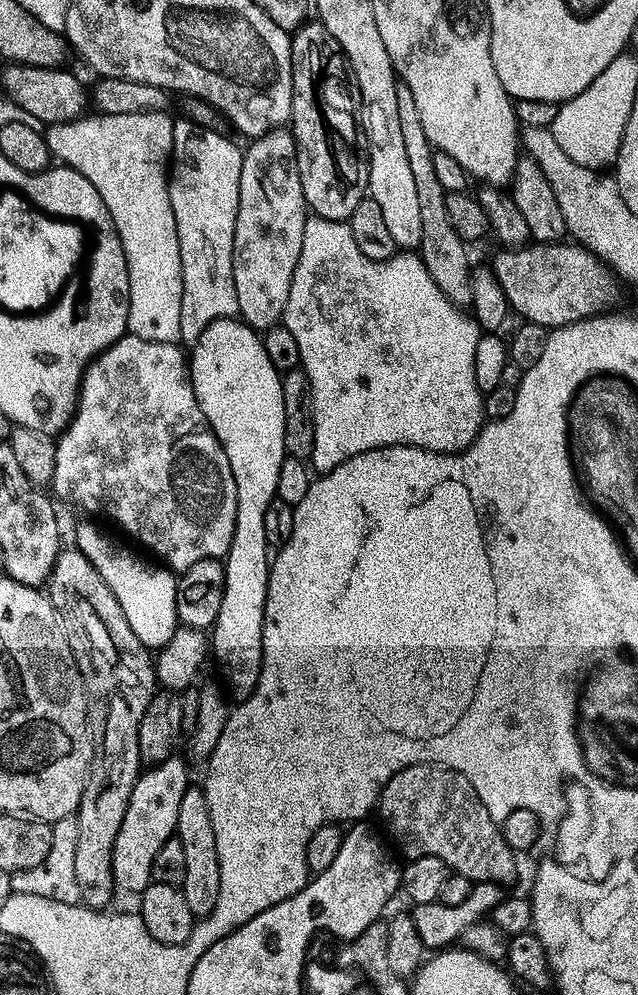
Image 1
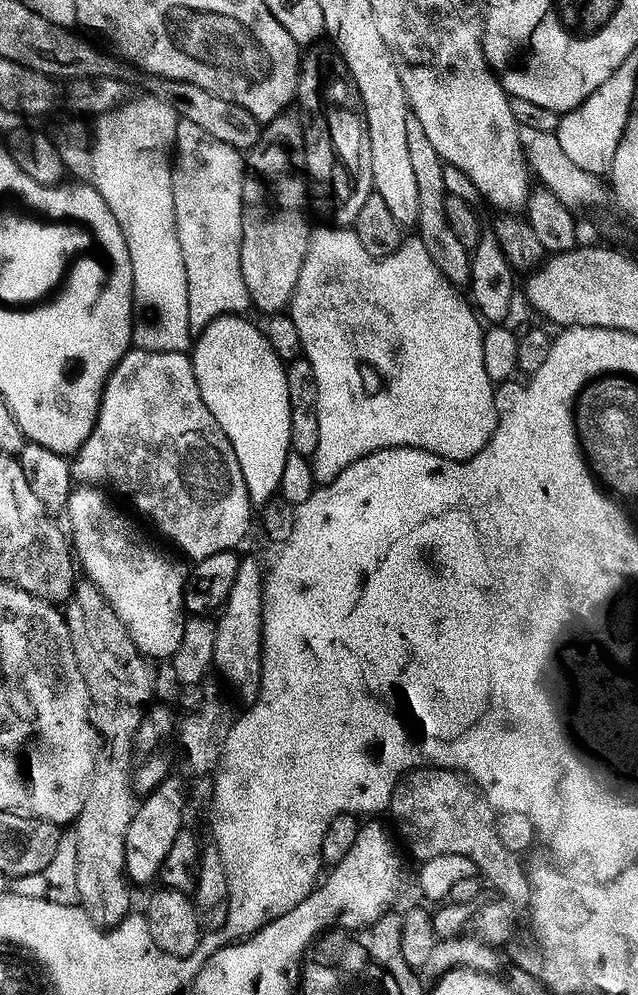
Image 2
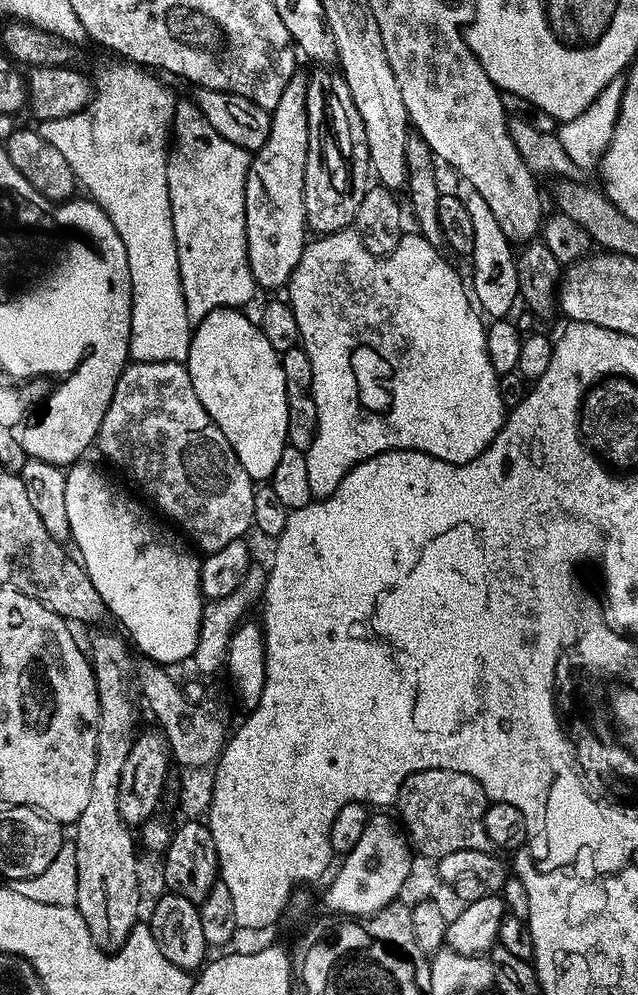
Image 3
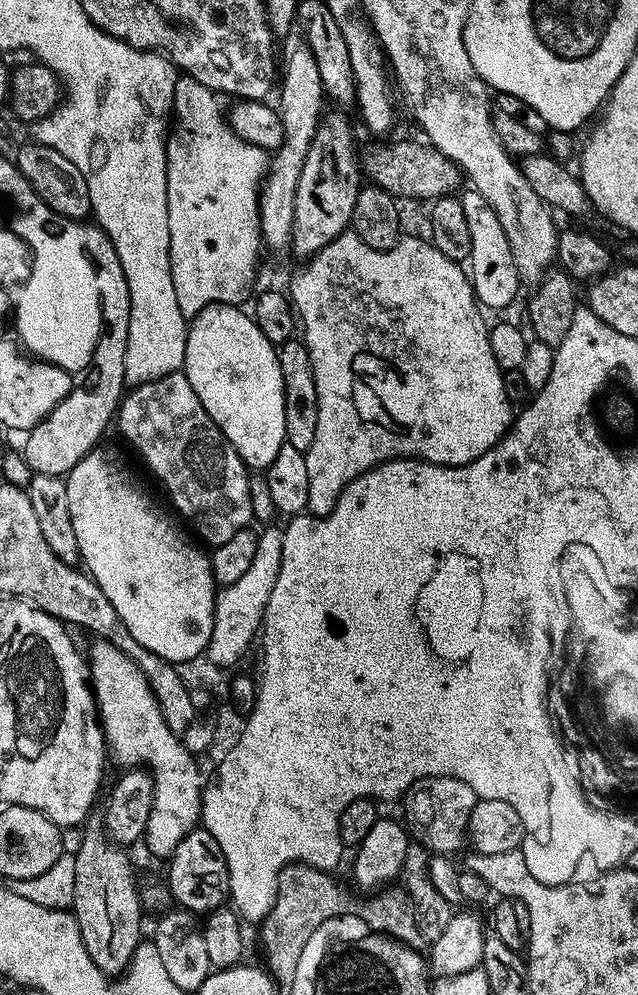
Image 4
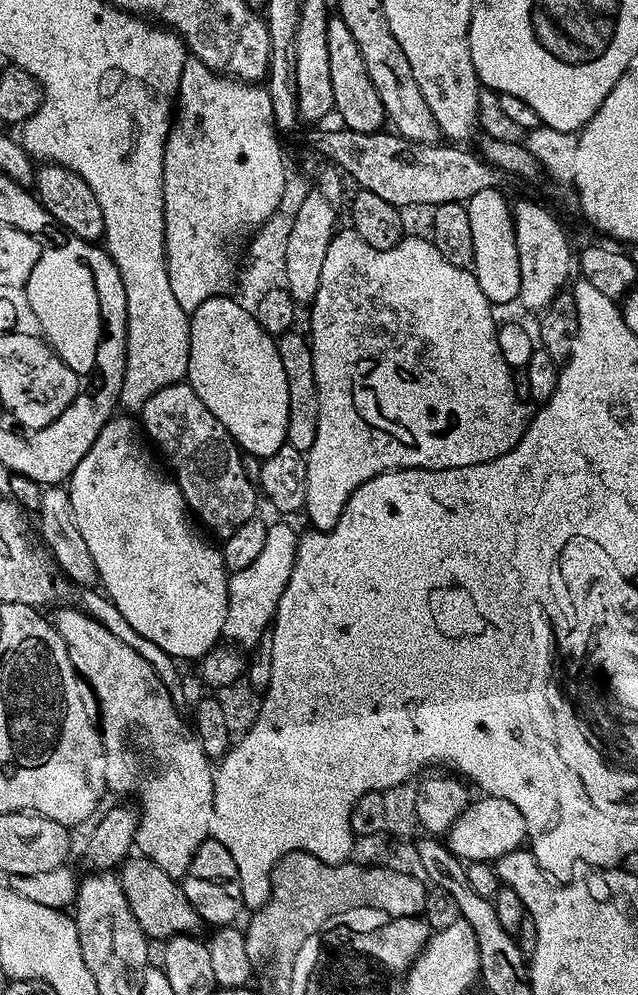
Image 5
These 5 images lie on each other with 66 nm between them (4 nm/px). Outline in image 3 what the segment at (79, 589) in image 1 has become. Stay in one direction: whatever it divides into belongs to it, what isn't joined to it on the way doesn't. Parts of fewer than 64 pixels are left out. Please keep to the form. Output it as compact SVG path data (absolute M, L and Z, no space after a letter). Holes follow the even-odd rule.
M100 632L92 640L92 652L90 648L90 663L96 679L96 693L100 703L100 725L96 727L96 762L94 764L94 782L90 782L90 802L86 802L86 810L82 810L80 817L74 821L78 874L75 909L82 914L88 932L97 948L105 950L121 948L134 925L141 919L140 872L136 869L138 844L134 839L133 829L125 822L124 815L120 813L122 766L126 766L126 758L132 749L134 733L137 731L136 704L132 701L134 660L132 664L131 658L128 657L129 645L126 643L125 637L120 636L115 636L112 632Z

